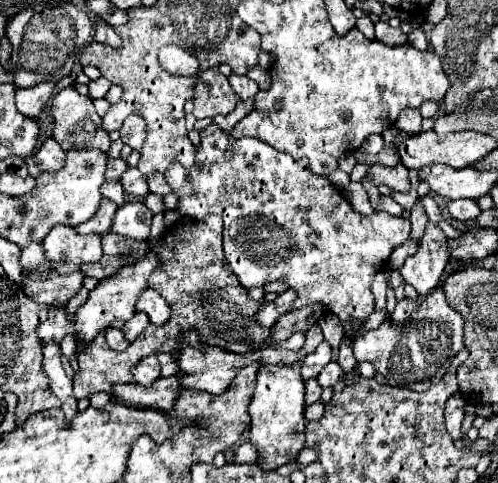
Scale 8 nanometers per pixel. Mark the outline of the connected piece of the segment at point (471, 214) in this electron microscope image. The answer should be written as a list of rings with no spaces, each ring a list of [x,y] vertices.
[[[451,200],[451,202],[447,204],[447,210],[449,210],[449,214],[451,214],[455,220],[459,220],[459,222],[463,222],[463,220],[473,220],[473,218],[477,218],[477,216],[481,214],[481,208],[477,206],[475,200]]]

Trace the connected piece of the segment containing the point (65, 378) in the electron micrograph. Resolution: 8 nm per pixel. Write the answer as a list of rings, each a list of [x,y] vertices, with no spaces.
[[[57,342],[43,346],[43,368],[51,380],[51,390],[61,400],[61,410],[65,412],[65,420],[69,424],[77,414],[77,398],[73,396],[73,368],[61,354]]]

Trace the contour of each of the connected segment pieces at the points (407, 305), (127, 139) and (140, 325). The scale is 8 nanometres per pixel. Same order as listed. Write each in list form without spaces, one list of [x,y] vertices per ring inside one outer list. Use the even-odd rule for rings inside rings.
[[[403,298],[403,300],[399,300],[397,302],[397,308],[391,312],[391,322],[393,324],[403,324],[409,316],[411,316],[411,312],[417,308],[417,302],[415,300],[411,300],[411,298]]]
[[[137,114],[127,116],[127,120],[123,122],[123,128],[119,130],[121,140],[131,146],[133,150],[141,150],[143,142],[145,142],[145,120]]]
[[[137,312],[131,320],[125,322],[125,326],[123,326],[123,334],[125,334],[125,338],[127,338],[129,342],[133,342],[133,340],[135,340],[147,326],[149,326],[149,318],[147,318],[147,314]]]

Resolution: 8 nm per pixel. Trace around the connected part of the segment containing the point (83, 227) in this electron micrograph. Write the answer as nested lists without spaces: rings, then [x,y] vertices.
[[[103,198],[103,204],[101,204],[101,212],[97,212],[91,220],[87,220],[85,224],[79,224],[79,226],[73,226],[75,232],[79,234],[105,234],[111,230],[111,220],[113,220],[113,214],[115,214],[117,206],[109,200],[109,198]]]

